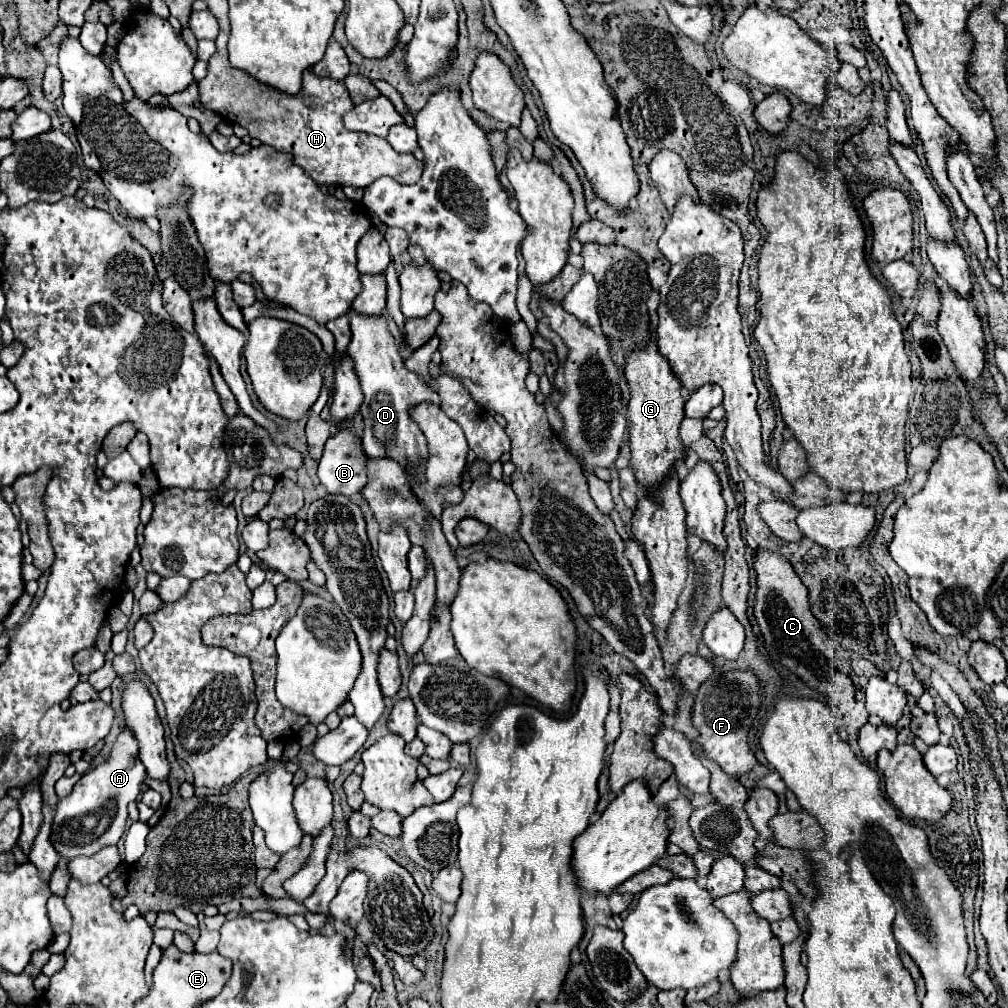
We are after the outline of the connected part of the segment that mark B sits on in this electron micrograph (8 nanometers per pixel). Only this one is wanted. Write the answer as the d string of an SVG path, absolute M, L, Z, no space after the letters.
M350 428L328 438L318 462L318 478L328 494L354 496L366 486L366 456L360 438Z

